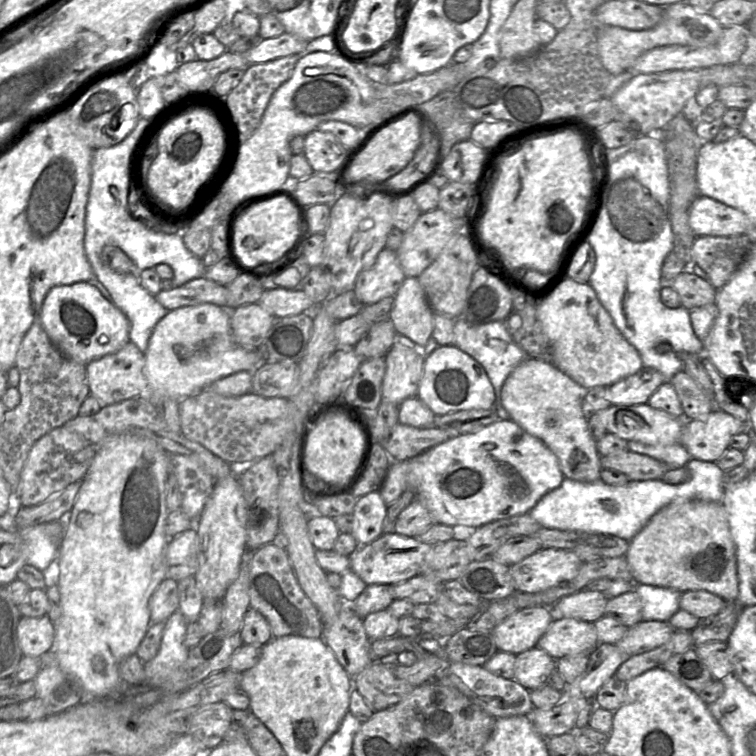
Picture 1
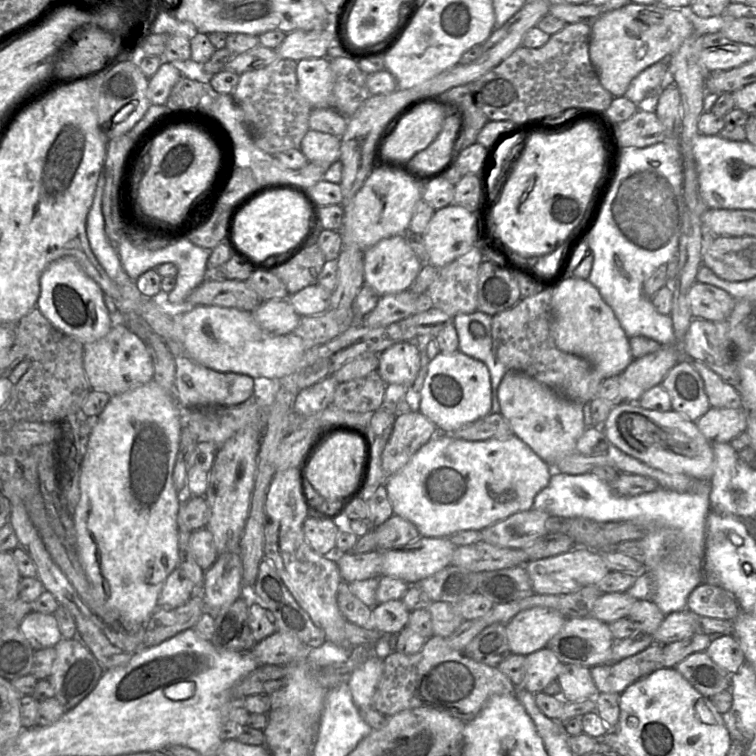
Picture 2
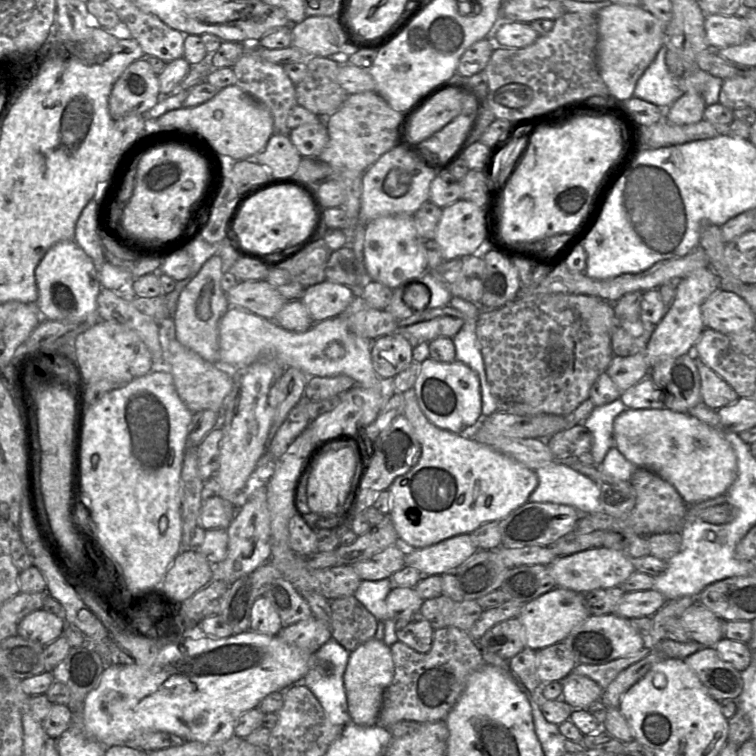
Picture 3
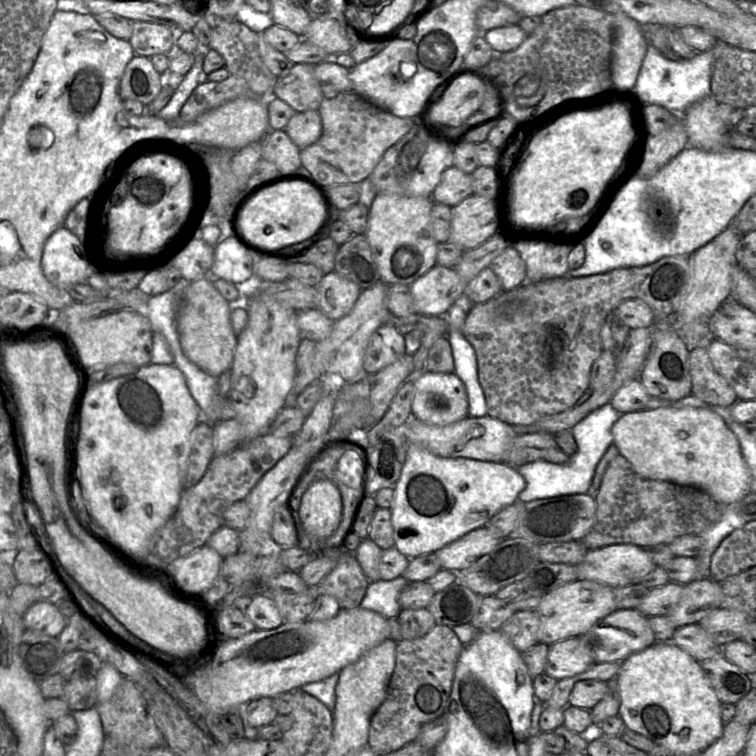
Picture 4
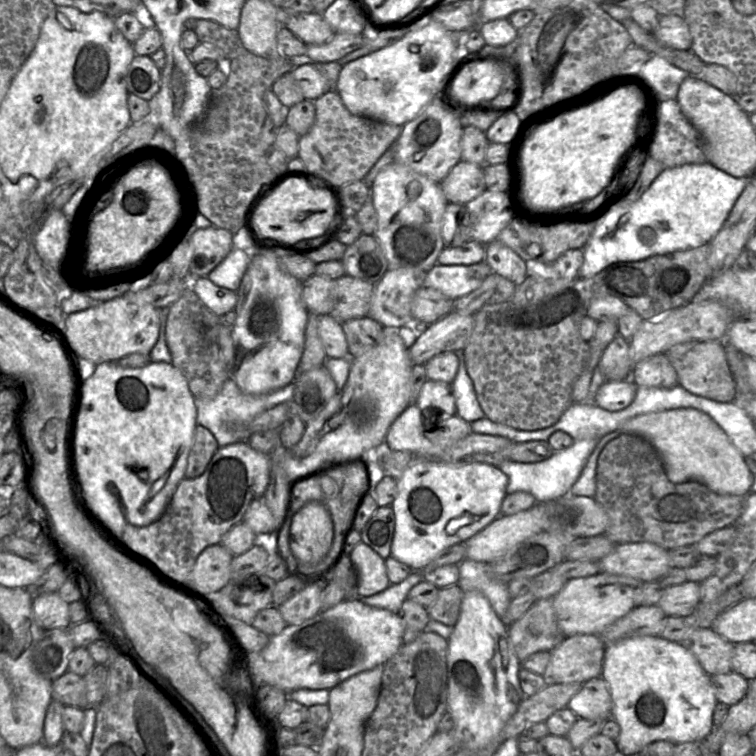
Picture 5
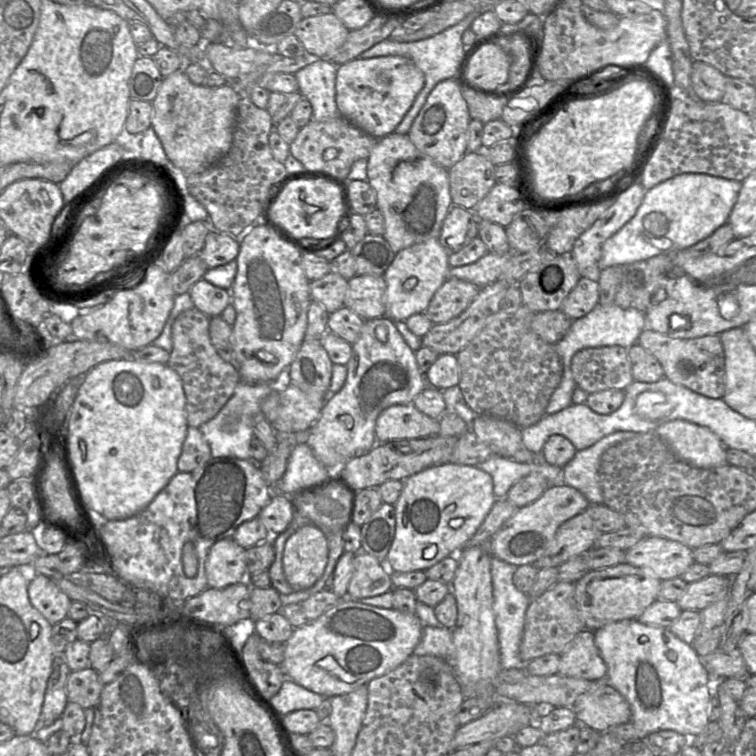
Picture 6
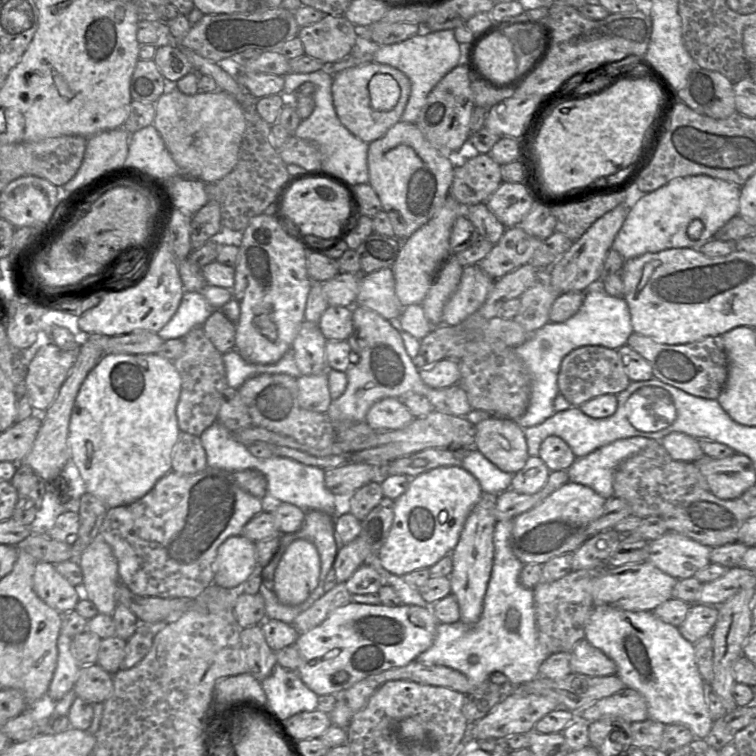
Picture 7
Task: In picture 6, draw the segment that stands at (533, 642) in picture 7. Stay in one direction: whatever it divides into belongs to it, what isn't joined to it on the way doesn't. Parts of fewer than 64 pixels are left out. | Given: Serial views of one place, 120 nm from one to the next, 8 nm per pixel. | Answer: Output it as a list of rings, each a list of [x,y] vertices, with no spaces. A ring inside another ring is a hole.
[[[491,558],[493,611],[497,629],[500,664],[502,670],[512,668],[525,670],[528,663],[521,659],[519,649],[523,635],[525,614],[531,602],[531,598],[527,593],[523,593],[515,587],[513,575],[516,568],[517,567],[515,565],[500,560],[499,558]],[[424,626],[421,639],[414,648],[413,654],[431,655],[451,661],[453,657],[451,629],[444,626]]]

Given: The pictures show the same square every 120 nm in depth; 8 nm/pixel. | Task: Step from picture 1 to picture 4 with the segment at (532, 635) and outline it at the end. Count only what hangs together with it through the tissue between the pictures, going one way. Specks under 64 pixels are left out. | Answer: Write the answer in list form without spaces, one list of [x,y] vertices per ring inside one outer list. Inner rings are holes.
[[[575,580],[544,595],[536,608],[540,617],[540,643],[554,644],[560,640],[581,637],[598,621],[617,610],[614,588],[592,580]]]

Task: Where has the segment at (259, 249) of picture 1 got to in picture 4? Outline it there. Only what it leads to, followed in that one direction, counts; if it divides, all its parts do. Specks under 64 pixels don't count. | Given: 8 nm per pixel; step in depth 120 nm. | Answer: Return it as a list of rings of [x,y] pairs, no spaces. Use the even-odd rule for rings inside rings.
[[[303,181],[281,182],[253,195],[235,224],[238,235],[261,250],[276,250],[296,245],[311,236],[322,221],[324,206],[319,193]]]

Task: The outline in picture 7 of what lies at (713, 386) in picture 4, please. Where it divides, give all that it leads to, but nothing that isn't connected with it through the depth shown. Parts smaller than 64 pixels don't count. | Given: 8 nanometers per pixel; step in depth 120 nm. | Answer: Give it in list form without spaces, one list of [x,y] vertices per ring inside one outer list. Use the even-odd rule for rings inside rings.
[[[632,333],[628,347],[640,354],[652,367],[653,378],[684,392],[704,398],[717,399],[728,378],[728,359],[721,336],[705,337],[686,344],[661,344],[650,337]]]

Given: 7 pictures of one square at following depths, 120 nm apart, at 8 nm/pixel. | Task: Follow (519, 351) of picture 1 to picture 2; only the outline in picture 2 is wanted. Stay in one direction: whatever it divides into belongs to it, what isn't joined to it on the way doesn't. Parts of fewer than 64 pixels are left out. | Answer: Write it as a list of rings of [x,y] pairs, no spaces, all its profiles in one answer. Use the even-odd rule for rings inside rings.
[[[476,310],[469,314],[453,317],[457,331],[459,351],[483,362],[490,373],[493,413],[501,413],[498,400],[498,387],[507,368],[497,359],[492,340],[492,316]]]

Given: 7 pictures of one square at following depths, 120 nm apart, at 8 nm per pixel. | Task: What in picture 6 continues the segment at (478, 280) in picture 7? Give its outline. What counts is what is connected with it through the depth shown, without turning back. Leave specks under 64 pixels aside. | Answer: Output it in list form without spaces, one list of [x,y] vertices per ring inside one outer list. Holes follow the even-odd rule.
[[[448,278],[431,299],[426,310],[433,324],[447,323],[464,312],[482,287],[457,278]]]

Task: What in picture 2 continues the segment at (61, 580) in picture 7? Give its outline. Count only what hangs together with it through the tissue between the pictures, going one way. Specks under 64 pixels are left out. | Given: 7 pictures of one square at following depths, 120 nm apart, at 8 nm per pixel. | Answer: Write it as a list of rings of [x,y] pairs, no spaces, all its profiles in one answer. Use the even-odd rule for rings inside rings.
[[[32,611],[21,621],[19,629],[36,651],[55,647],[63,638],[54,614]]]

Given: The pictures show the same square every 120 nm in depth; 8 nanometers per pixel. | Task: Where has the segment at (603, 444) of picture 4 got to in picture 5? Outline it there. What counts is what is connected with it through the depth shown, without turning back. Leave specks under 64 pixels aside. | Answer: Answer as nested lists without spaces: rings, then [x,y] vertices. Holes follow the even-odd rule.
[[[584,439],[574,441],[566,450],[554,453],[546,460],[534,463],[504,461],[499,469],[508,477],[507,494],[524,491],[532,494],[537,502],[555,501],[570,493],[574,483],[579,478],[589,456],[599,439]]]

